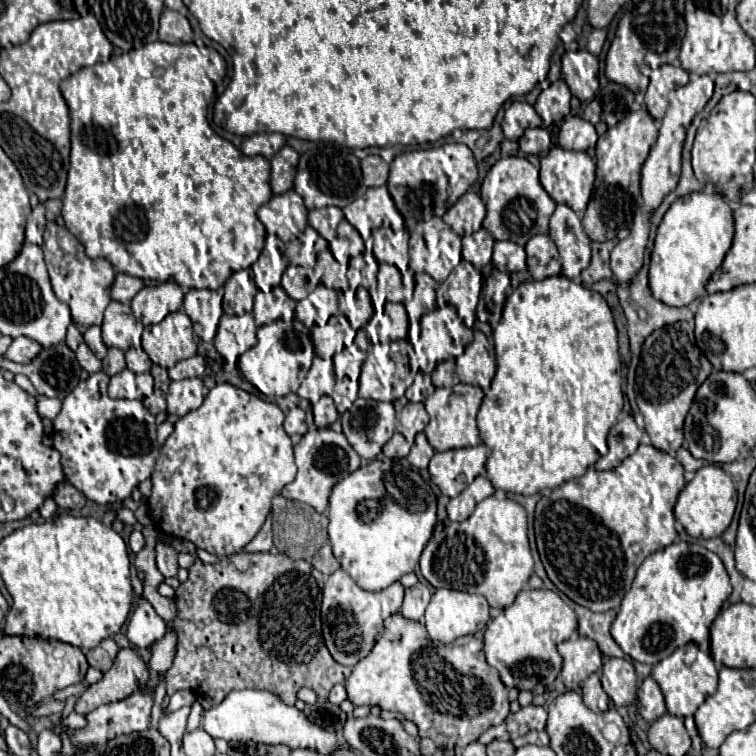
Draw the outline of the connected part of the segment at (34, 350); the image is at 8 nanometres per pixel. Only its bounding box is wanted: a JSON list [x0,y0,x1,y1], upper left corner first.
[6,337,42,363]

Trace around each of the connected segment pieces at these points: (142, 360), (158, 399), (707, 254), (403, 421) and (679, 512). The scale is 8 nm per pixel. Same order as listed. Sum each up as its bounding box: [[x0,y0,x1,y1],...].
[[126,347,152,373],[143,389,167,415],[650,191,734,307],[396,403,428,443],[674,465,736,539]]

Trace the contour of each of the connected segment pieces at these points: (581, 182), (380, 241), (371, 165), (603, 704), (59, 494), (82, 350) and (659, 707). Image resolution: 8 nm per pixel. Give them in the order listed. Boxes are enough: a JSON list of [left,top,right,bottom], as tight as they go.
[[540,147,596,217],[372,228,414,291],[362,155,388,187],[582,673,608,711],[54,483,86,509],[76,343,102,375],[638,677,666,723]]

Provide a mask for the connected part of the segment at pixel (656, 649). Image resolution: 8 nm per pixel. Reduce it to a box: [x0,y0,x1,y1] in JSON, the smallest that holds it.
[610,543,732,665]

